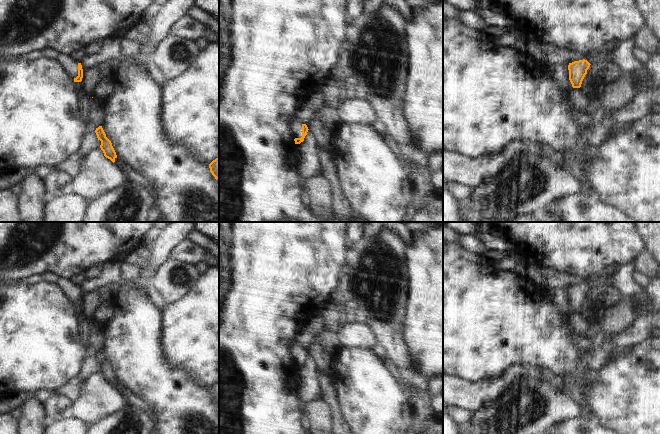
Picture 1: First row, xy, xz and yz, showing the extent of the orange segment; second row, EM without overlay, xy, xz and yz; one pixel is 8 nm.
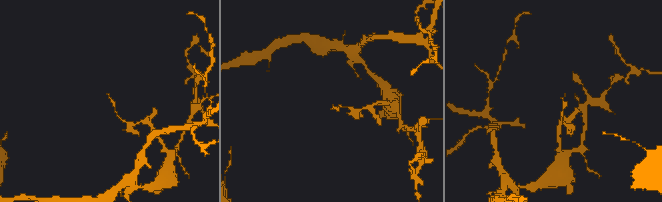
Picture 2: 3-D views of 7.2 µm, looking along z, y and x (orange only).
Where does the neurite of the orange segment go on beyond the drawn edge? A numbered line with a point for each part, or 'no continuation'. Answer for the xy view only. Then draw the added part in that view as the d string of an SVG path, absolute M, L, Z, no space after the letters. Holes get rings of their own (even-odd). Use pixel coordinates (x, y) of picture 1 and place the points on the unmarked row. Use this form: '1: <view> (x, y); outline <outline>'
1: xy (70, 290); outline M60 278L57 284L61 287L62 291L70 301L74 303L78 300L78 286L65 278Z

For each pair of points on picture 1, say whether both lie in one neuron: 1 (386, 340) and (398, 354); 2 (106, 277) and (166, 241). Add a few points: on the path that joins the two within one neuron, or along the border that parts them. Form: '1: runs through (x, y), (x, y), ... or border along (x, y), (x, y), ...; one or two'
1: runs through (389, 343), (397, 351); one
2: runs through (124, 282), (138, 280), (152, 266), (156, 259); one

